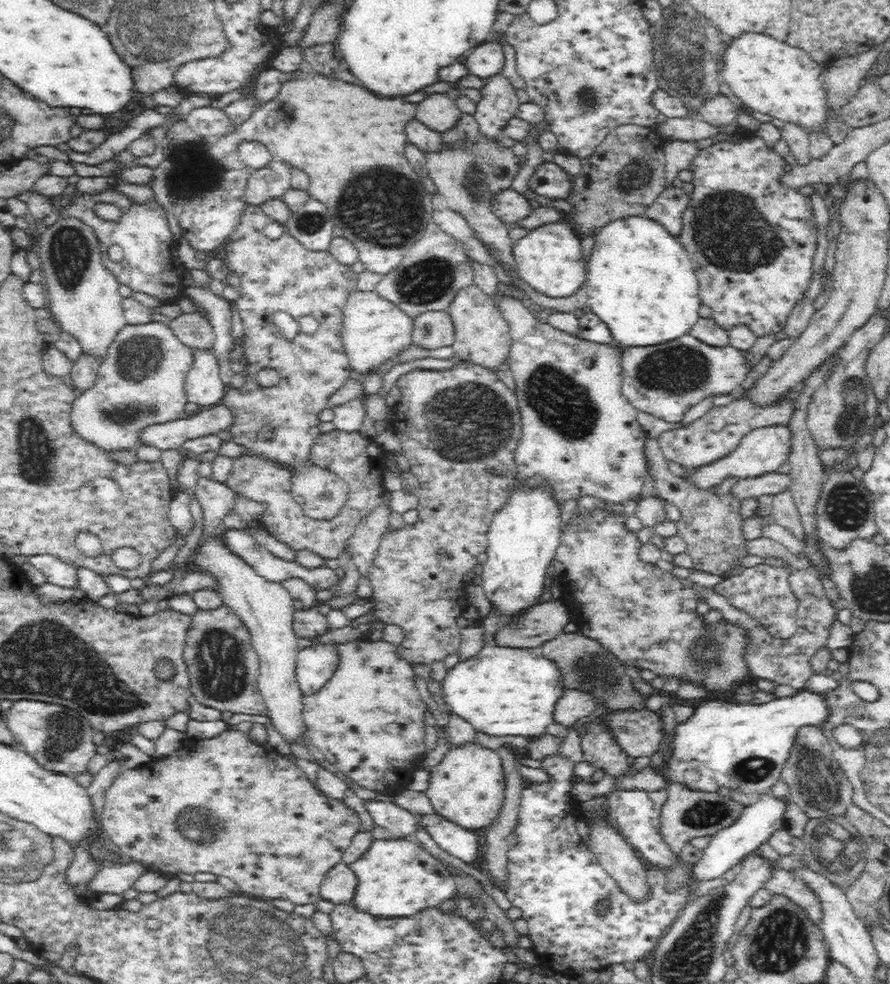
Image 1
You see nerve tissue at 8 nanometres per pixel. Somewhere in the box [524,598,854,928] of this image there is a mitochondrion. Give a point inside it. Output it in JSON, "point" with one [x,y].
{"point":[709,662]}

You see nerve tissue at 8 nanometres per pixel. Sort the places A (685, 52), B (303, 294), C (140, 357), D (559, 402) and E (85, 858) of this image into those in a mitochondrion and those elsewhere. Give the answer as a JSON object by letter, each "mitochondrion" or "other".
{"A":"mitochondrion","B":"other","C":"mitochondrion","D":"mitochondrion","E":"other"}

